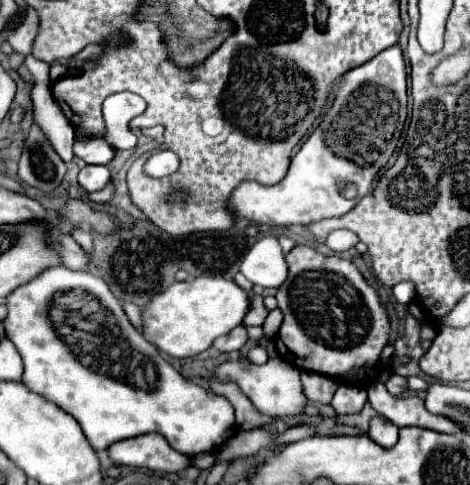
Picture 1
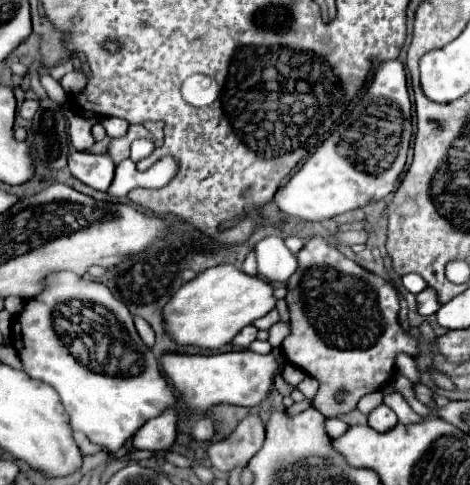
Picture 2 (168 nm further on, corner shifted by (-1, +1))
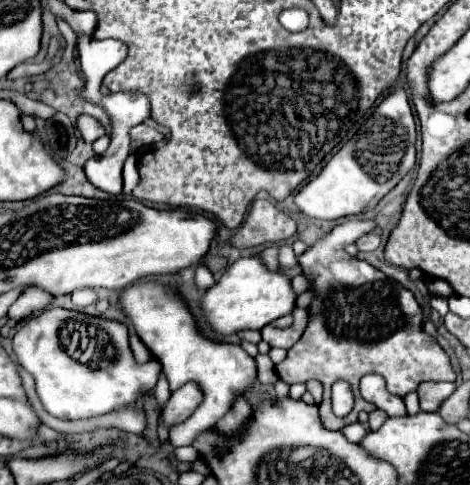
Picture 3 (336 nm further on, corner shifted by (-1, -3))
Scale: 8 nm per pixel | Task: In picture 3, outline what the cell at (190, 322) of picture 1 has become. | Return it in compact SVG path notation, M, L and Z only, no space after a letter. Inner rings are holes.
M241 258L233 262L221 278L201 296L201 312L217 336L231 336L239 330L261 330L275 318L293 312L295 294L291 280L283 272L269 272L259 258Z

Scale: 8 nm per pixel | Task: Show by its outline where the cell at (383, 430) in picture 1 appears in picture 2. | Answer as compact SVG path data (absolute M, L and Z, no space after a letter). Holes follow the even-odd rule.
M385 404L377 406L371 414L369 414L369 426L377 432L385 432L391 430L397 424L397 414L393 414L393 410Z

